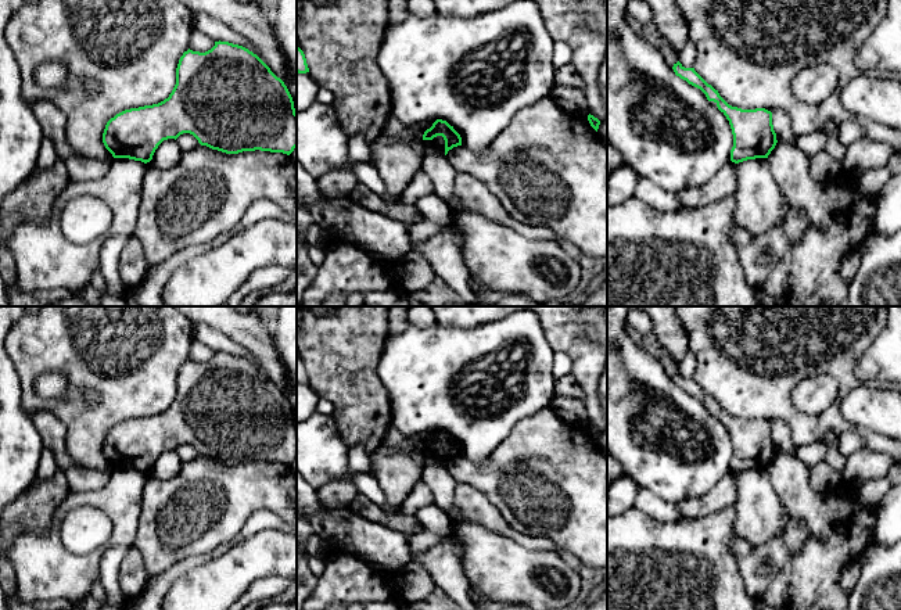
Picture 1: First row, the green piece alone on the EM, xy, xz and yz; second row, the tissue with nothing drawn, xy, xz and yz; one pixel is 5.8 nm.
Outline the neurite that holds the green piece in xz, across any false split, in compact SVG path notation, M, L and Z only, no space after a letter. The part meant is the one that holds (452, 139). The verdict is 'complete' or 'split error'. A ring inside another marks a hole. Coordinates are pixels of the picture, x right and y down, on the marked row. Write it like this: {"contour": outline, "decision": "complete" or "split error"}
{"contour": "M437 119L430 129L423 134L423 140L432 140L437 136L442 136L445 140L445 155L453 147L462 146L460 134L446 121Z", "decision": "complete"}

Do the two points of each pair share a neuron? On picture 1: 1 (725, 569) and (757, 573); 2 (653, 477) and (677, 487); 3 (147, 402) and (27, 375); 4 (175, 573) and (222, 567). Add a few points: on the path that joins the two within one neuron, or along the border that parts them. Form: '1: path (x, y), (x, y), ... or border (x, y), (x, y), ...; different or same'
1: border (738, 559), (738, 571), (750, 595); different
2: path (659, 477), (667, 477), (671, 481); same
3: path (117, 381), (101, 381), (78, 362), (57, 362); same
4: border (216, 556), (185, 571), (165, 595); different

